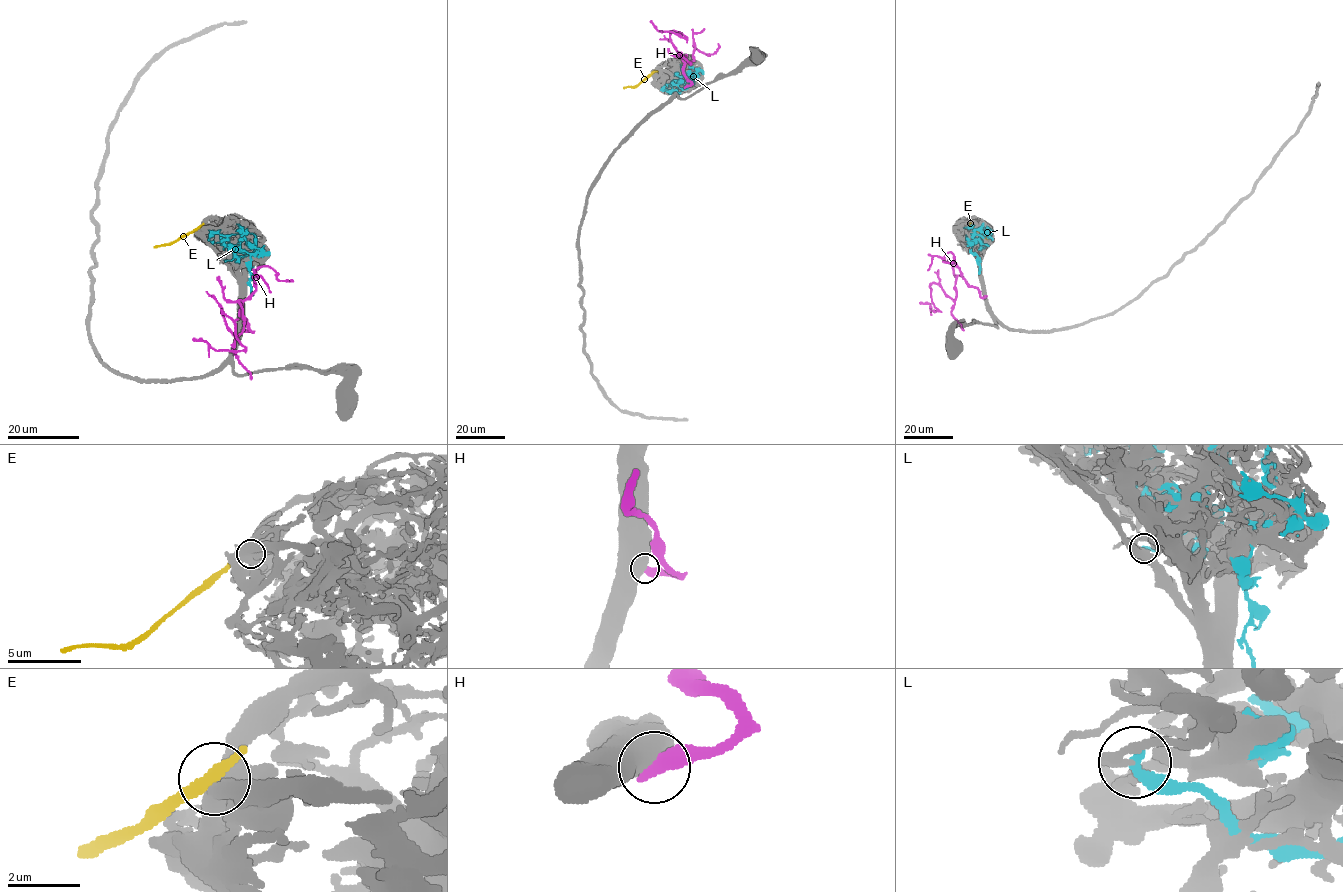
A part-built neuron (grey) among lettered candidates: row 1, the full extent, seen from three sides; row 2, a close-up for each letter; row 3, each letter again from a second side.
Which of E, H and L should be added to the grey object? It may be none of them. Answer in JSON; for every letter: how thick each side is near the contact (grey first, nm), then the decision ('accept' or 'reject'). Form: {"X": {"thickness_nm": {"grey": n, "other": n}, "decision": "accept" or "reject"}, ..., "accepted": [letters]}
{"E": {"thickness_nm": {"grey": 900, "other": 550}, "decision": "reject"}, "H": {"thickness_nm": {"grey": 700, "other": 500}, "decision": "reject"}, "L": {"thickness_nm": {"grey": 240, "other": 320}, "decision": "reject"}, "accepted": []}

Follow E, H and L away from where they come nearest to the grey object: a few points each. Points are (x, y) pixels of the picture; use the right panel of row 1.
E: (970, 225), (987, 239)
H: (985, 296), (957, 275), (953, 300), (932, 282), (931, 301), (937, 310), (930, 310), (929, 304), (919, 302)
L: (982, 248), (988, 245), (976, 239), (973, 241), (971, 251), (977, 256), (979, 274)

